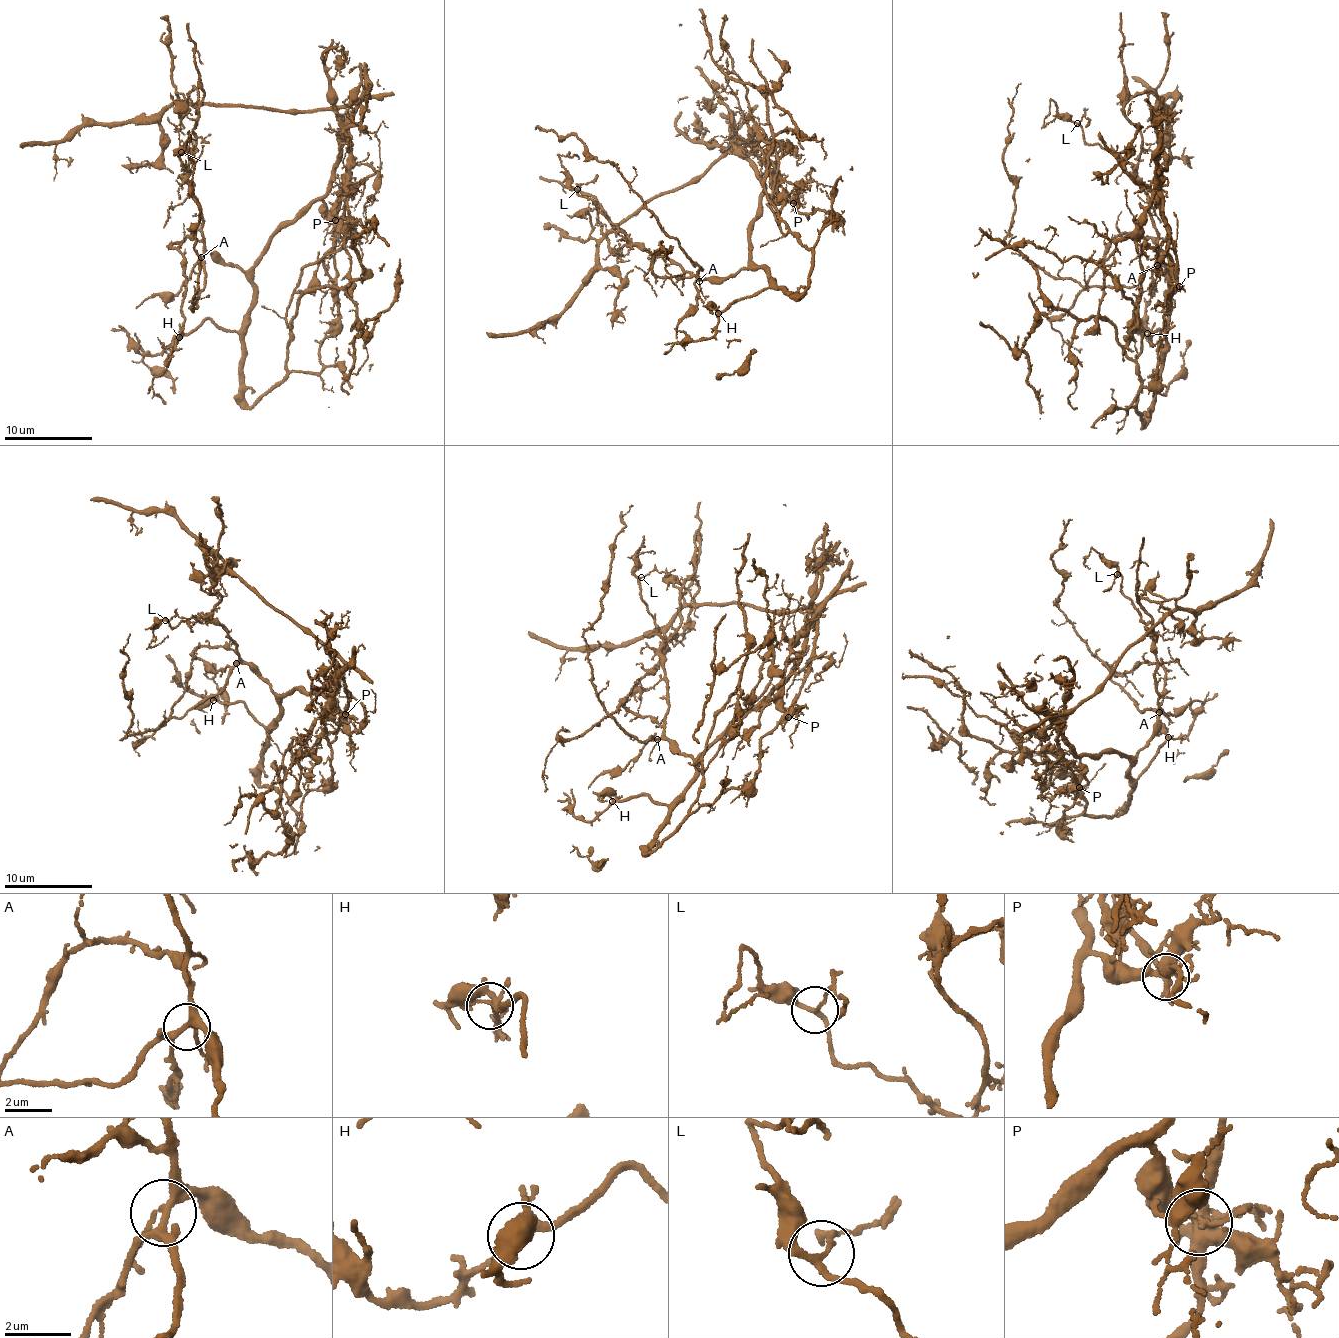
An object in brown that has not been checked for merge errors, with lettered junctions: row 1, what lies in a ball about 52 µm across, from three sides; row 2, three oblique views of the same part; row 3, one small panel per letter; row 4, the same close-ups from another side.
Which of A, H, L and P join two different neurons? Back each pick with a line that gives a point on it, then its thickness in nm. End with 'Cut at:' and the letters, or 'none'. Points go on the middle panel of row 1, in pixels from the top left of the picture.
P: at (793, 203); 400 nm thick
Cut at: P

